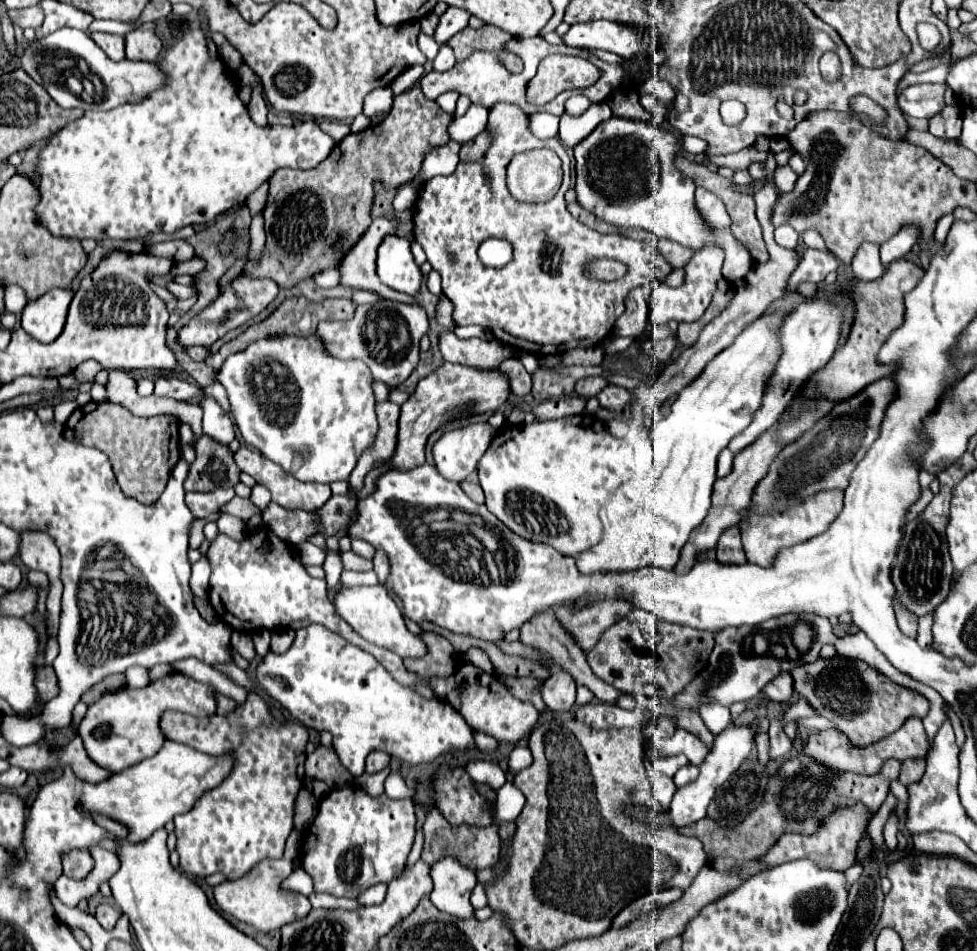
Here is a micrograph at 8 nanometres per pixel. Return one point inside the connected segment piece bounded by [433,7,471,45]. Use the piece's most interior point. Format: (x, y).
(454, 19)

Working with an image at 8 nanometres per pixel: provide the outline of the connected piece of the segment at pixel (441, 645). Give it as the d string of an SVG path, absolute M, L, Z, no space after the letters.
M425 631L419 635L421 639L425 639L429 651L421 657L421 659L403 659L405 667L413 673L419 673L423 677L431 677L431 675L451 675L457 667L457 653L453 649L453 645L439 633L433 631Z

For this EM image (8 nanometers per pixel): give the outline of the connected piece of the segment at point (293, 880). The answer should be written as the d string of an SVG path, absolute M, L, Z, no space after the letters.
M297 859L297 865L289 873L285 881L281 881L281 891L293 891L301 895L311 895L313 893L313 879L311 875L301 867L301 861Z

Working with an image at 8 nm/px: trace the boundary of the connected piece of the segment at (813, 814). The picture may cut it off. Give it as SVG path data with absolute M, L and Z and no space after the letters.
M799 749L793 757L789 757L779 771L769 779L769 785L765 789L763 801L731 831L727 827L717 825L713 819L701 819L689 827L673 827L683 835L697 837L705 853L709 857L709 865L715 871L731 871L733 867L753 859L761 857L769 851L769 847L783 835L783 833L801 833L801 835L813 835L821 823L841 807L853 807L857 801L865 805L869 815L873 815L881 803L885 801L889 793L891 779L899 777L901 763L897 759L887 759L877 775L857 775L851 771L829 771L829 767L821 767L811 755L805 755L803 749Z

